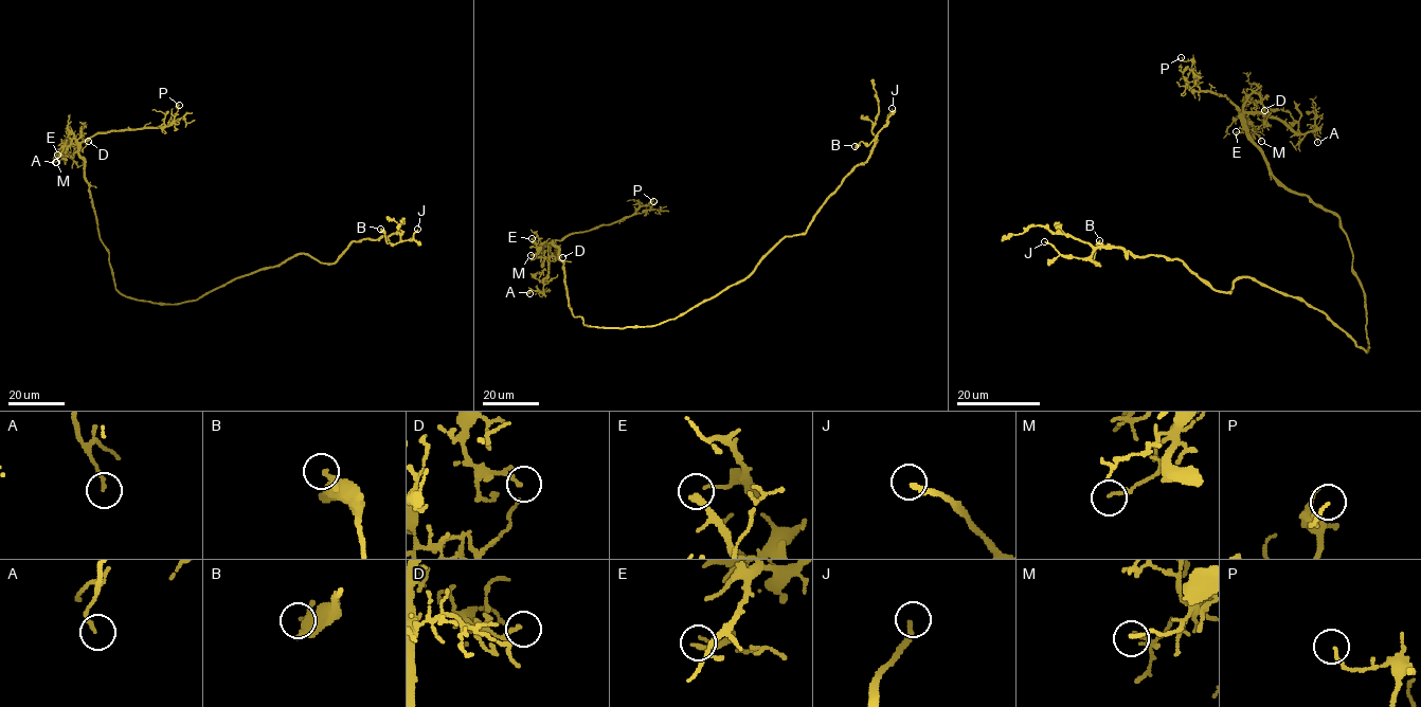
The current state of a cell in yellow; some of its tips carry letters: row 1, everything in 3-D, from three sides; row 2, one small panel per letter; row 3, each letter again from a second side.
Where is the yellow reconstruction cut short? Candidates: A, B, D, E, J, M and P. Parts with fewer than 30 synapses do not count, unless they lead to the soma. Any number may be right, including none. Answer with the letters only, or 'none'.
E, J

